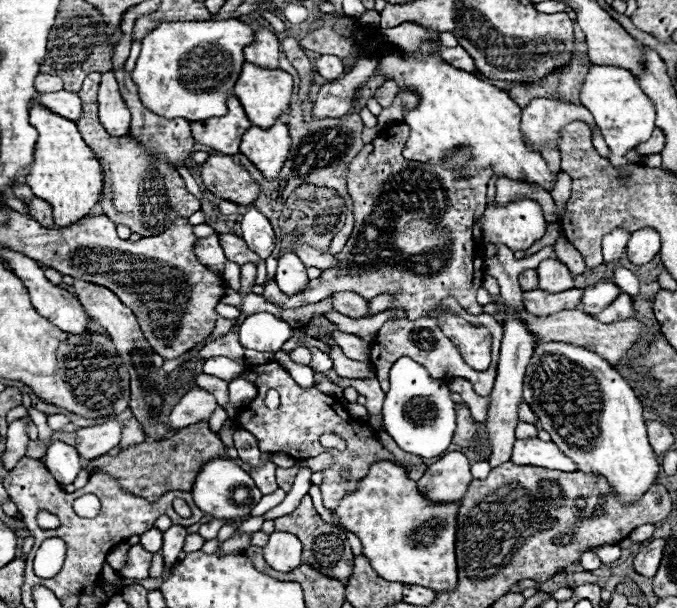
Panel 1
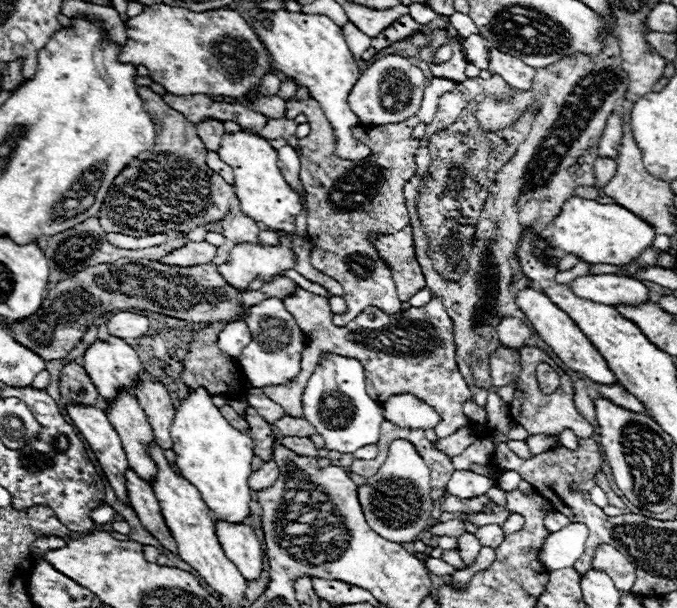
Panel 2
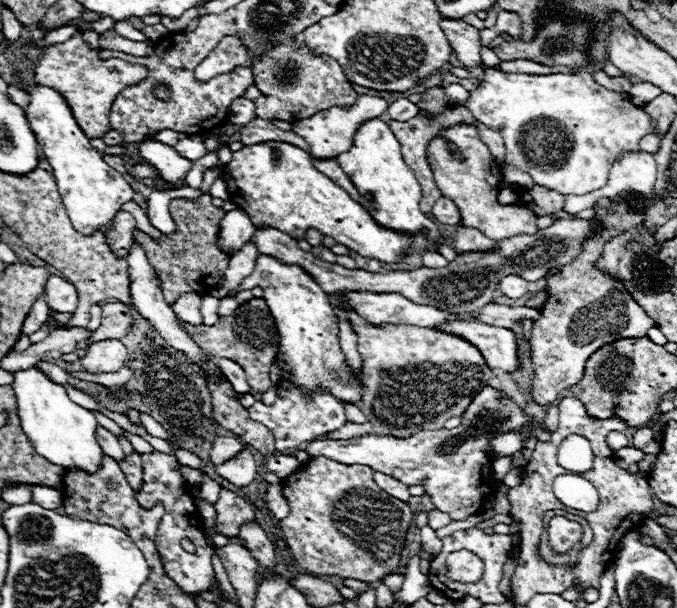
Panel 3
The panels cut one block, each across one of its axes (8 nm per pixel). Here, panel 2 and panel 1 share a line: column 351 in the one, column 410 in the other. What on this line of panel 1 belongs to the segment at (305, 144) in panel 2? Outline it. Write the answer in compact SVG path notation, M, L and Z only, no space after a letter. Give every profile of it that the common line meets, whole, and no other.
M390 124L386 126L376 140L366 144L360 154L348 166L348 192L352 196L352 210L354 210L354 230L338 254L340 264L336 268L328 268L320 274L320 278L310 280L308 288L288 296L280 292L274 280L268 280L264 286L264 298L270 302L278 302L286 308L298 308L306 304L320 302L326 296L336 292L352 290L364 298L374 298L376 294L396 292L392 306L404 306L410 320L418 320L434 310L442 300L456 298L456 302L468 314L482 314L482 306L476 302L476 290L482 286L484 280L484 264L474 264L482 258L482 248L476 248L474 228L478 216L486 208L486 184L494 174L492 168L480 170L476 176L458 178L456 164L460 163L460 156L446 160L443 164L428 162L412 162L402 156L402 148L408 140L408 126L406 124Z

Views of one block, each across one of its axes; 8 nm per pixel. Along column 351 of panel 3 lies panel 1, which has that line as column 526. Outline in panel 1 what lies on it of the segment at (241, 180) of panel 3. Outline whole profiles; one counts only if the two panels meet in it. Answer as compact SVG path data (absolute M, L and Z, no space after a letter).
M518 198L504 206L498 206L496 202L488 204L484 214L480 216L480 226L482 226L482 236L488 244L504 244L514 252L530 248L546 232L546 220L544 220L542 208L536 200L530 200L530 198Z

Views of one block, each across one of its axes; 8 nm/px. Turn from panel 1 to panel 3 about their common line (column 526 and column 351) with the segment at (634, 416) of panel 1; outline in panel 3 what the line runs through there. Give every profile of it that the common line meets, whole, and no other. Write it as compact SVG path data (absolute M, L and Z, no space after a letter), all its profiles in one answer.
M260 256L256 262L254 272L242 280L242 284L232 292L232 296L236 292L242 292L244 288L254 288L260 286L264 290L264 300L270 308L270 314L276 322L276 330L278 330L278 366L280 366L280 374L292 374L294 384L304 388L308 394L316 392L318 388L328 388L328 392L338 398L340 402L350 402L350 404L360 404L362 402L362 380L360 380L360 370L354 372L348 364L346 364L346 356L340 348L340 336L338 336L338 318L336 318L336 310L330 304L330 296L300 268L300 266L288 266L278 262L272 256Z

